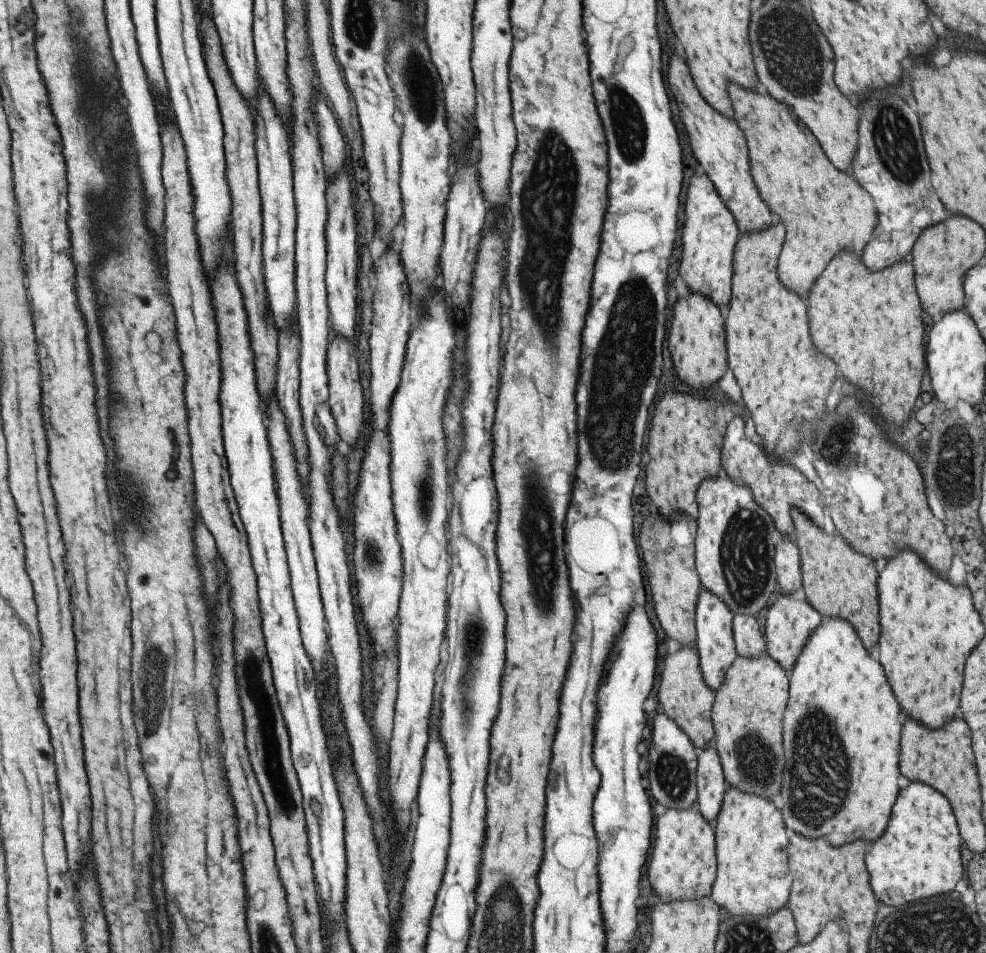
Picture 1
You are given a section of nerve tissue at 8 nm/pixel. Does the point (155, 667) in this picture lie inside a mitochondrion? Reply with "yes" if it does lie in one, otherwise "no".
yes

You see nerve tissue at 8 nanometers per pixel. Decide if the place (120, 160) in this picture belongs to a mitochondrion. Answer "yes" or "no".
no

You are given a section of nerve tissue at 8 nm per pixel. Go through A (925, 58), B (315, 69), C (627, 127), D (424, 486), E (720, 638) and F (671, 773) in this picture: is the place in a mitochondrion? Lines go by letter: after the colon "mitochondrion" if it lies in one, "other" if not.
A: other
B: other
C: mitochondrion
D: mitochondrion
E: other
F: mitochondrion

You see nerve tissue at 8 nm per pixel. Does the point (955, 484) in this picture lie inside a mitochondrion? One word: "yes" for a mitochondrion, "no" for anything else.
yes

